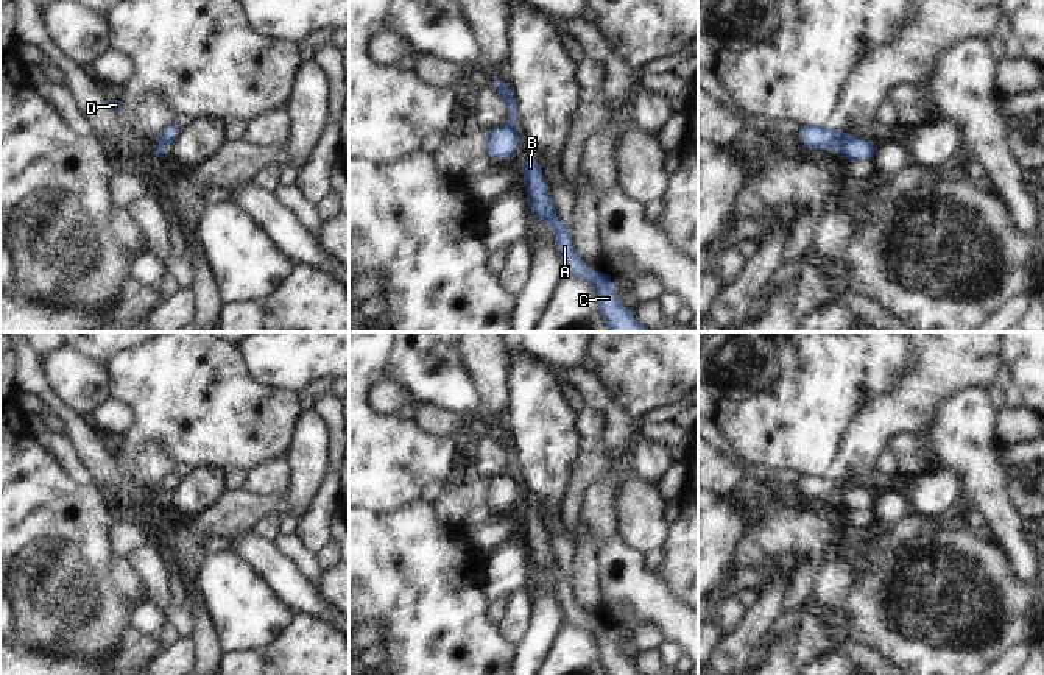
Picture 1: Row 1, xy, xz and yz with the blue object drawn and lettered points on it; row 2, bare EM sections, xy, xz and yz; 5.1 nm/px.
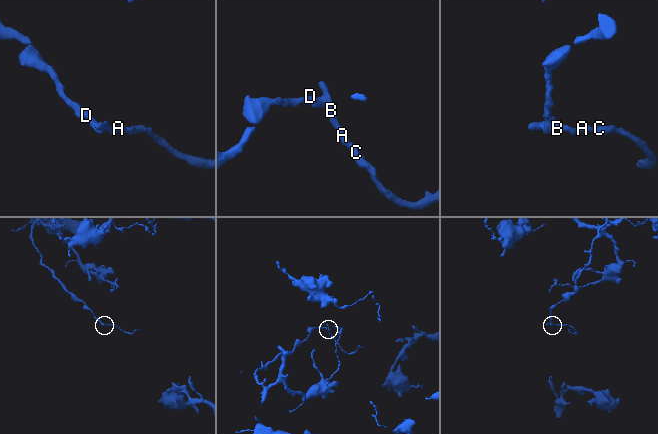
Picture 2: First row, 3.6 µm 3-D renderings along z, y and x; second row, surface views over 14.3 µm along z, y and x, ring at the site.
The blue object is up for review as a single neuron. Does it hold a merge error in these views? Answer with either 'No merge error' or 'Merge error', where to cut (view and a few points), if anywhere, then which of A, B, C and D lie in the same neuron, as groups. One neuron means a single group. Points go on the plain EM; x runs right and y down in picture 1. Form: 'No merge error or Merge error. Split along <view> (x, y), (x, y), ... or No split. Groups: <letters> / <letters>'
Merge error. Split along yz (848, 482), (837, 496). Groups: A B C / D

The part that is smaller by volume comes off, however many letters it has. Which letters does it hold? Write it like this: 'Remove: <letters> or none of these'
Remove: A, B, C

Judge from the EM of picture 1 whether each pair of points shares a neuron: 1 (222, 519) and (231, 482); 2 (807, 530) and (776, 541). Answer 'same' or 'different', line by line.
1: different
2: same

